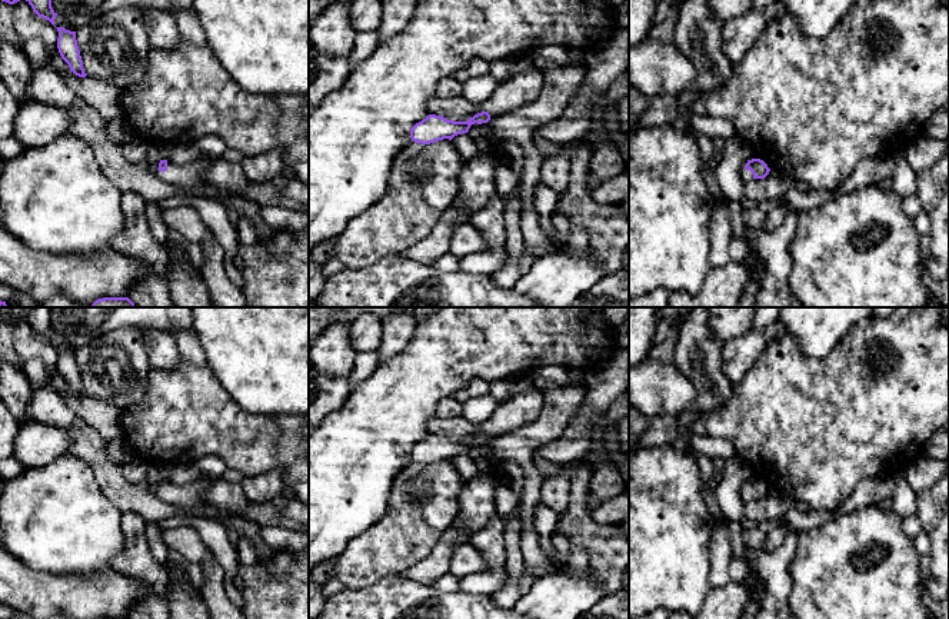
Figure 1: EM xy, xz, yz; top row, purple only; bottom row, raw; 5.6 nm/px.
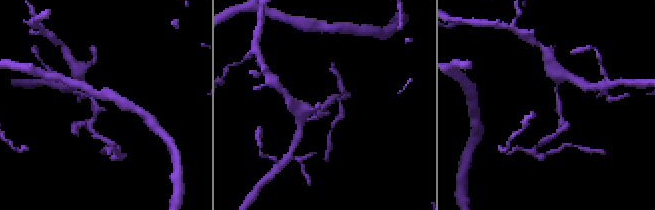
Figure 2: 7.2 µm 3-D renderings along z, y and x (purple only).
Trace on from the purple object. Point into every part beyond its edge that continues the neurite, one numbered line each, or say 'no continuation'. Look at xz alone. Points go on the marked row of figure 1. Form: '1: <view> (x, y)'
1: xz (522, 89)

